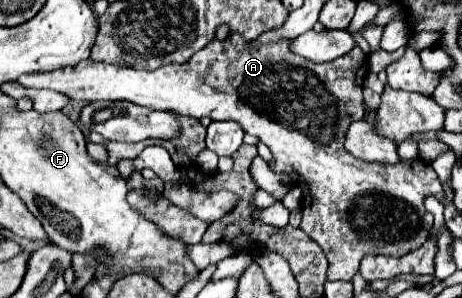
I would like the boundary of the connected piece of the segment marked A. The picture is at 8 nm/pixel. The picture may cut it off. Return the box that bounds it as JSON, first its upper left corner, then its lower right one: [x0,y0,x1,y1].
[17,33,445,281]

